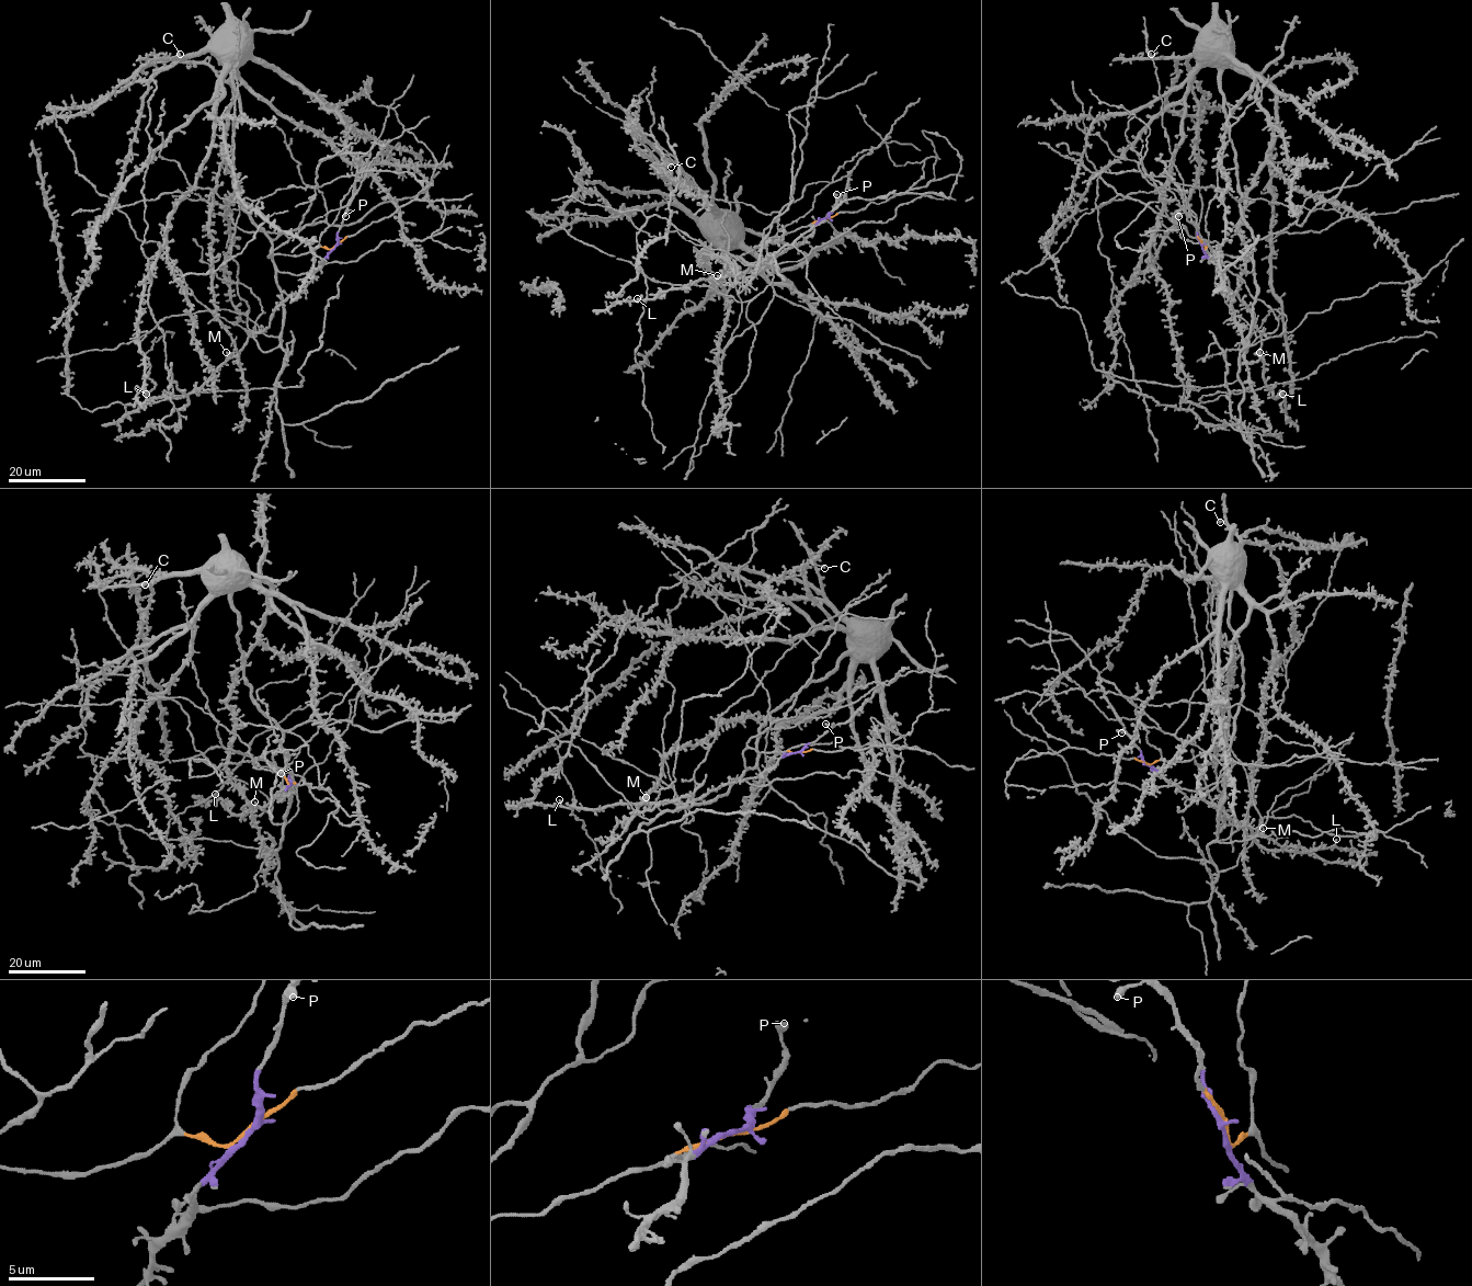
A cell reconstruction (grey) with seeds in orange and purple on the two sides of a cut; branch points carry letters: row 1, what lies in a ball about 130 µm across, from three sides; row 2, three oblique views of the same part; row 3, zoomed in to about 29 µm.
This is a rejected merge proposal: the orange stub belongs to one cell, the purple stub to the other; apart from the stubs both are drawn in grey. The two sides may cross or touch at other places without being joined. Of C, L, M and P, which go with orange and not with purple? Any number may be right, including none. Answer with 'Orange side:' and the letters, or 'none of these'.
Orange side: C

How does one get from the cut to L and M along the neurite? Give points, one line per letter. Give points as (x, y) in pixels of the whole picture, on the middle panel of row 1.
L: (825, 217), (800, 243), (786, 248), (750, 276), (696, 280), (691, 285), (660, 292), (651, 299), (637, 298)
M: (825, 217), (814, 226), (814, 230), (800, 243), (786, 248), (750, 276), (717, 275)

